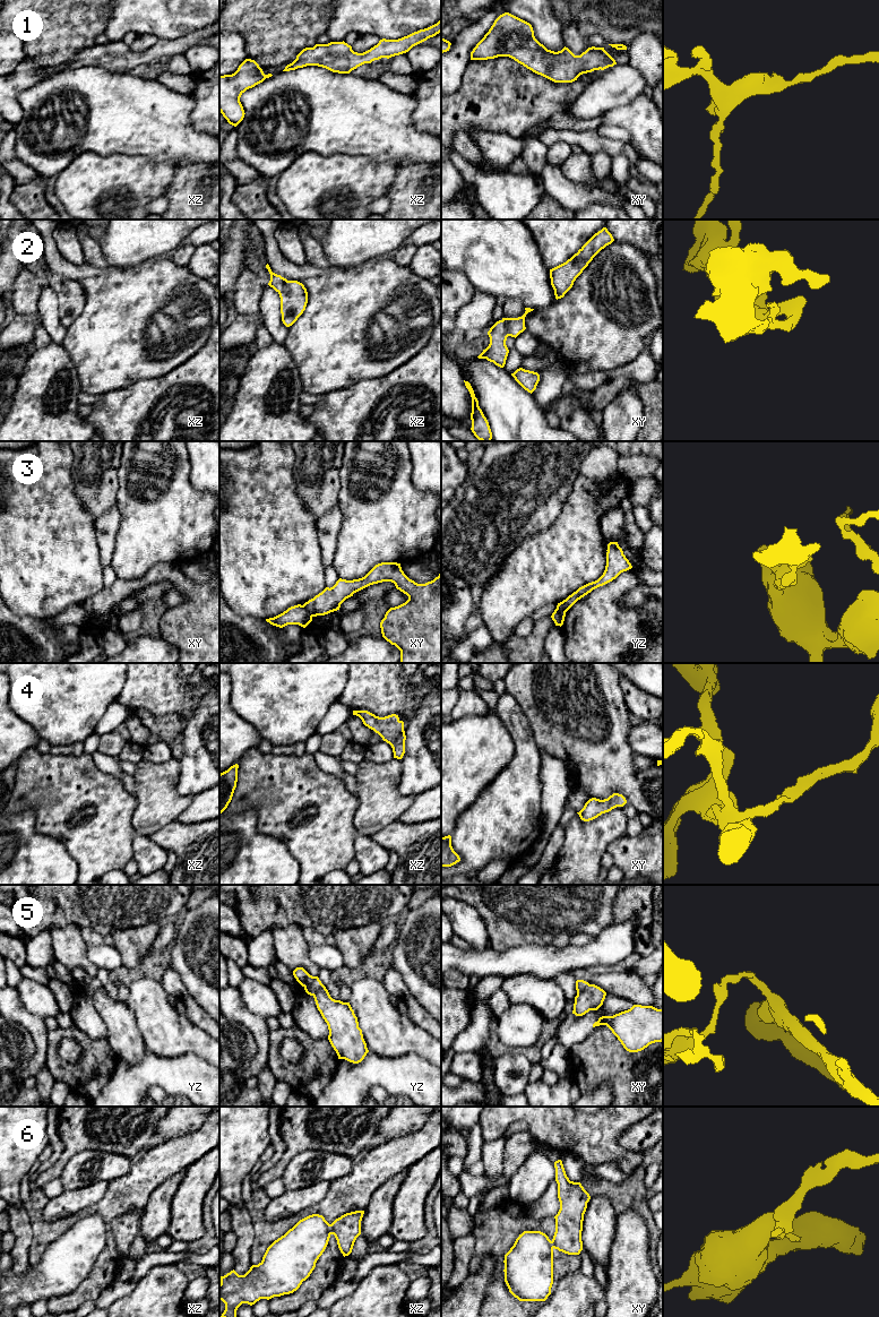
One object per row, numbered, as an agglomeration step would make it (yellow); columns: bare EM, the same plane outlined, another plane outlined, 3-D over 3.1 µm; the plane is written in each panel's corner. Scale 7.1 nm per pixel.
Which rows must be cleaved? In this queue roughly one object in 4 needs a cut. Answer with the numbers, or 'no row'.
3, 5, 6

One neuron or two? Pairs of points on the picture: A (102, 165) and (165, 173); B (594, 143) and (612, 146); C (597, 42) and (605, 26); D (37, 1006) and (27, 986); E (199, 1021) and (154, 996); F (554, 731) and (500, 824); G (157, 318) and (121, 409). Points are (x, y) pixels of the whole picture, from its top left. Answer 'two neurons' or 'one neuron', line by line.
A: one neuron
B: one neuron
C: two neurons
D: one neuron
E: two neurons
F: two neurons
G: two neurons

